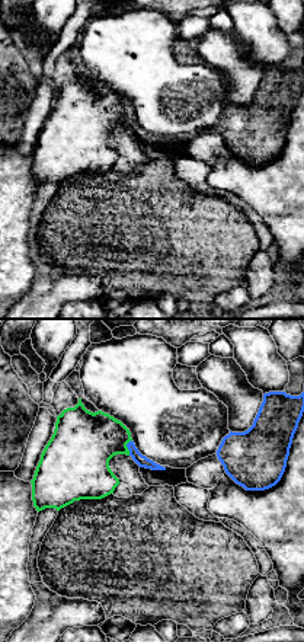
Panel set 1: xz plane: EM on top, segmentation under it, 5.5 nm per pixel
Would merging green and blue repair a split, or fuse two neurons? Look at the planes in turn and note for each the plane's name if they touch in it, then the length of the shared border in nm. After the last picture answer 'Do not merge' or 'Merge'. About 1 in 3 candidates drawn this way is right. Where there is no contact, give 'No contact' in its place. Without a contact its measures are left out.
Touches green in xz. Shared border 90 nm

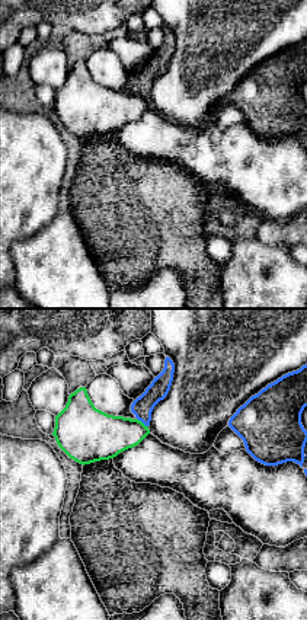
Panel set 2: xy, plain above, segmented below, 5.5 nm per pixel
Touches green in xy. Shared border 80 nm

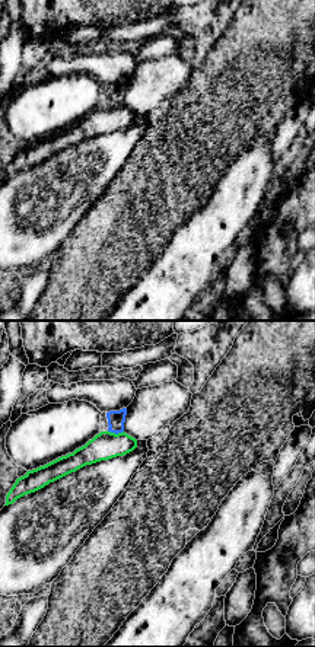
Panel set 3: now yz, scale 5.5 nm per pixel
Touches green in yz. Shared border 90 nm

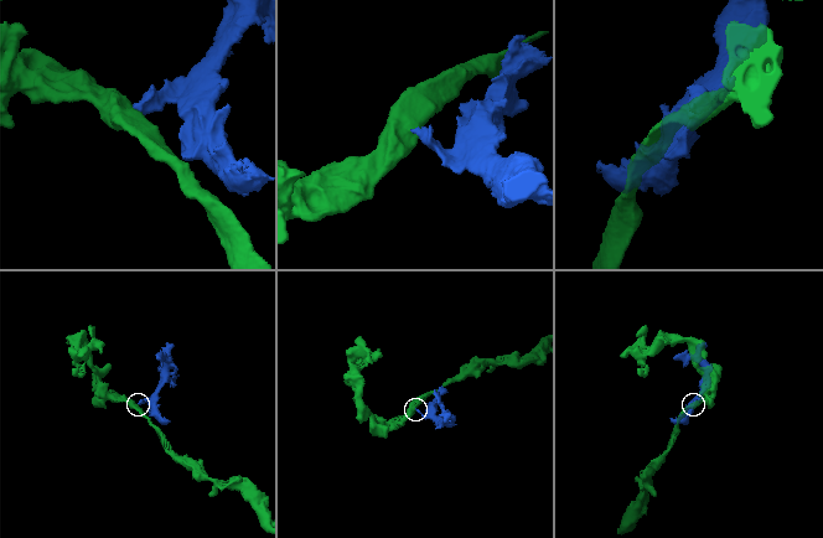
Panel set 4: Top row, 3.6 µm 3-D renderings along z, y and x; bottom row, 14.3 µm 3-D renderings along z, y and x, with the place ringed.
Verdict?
Merge

